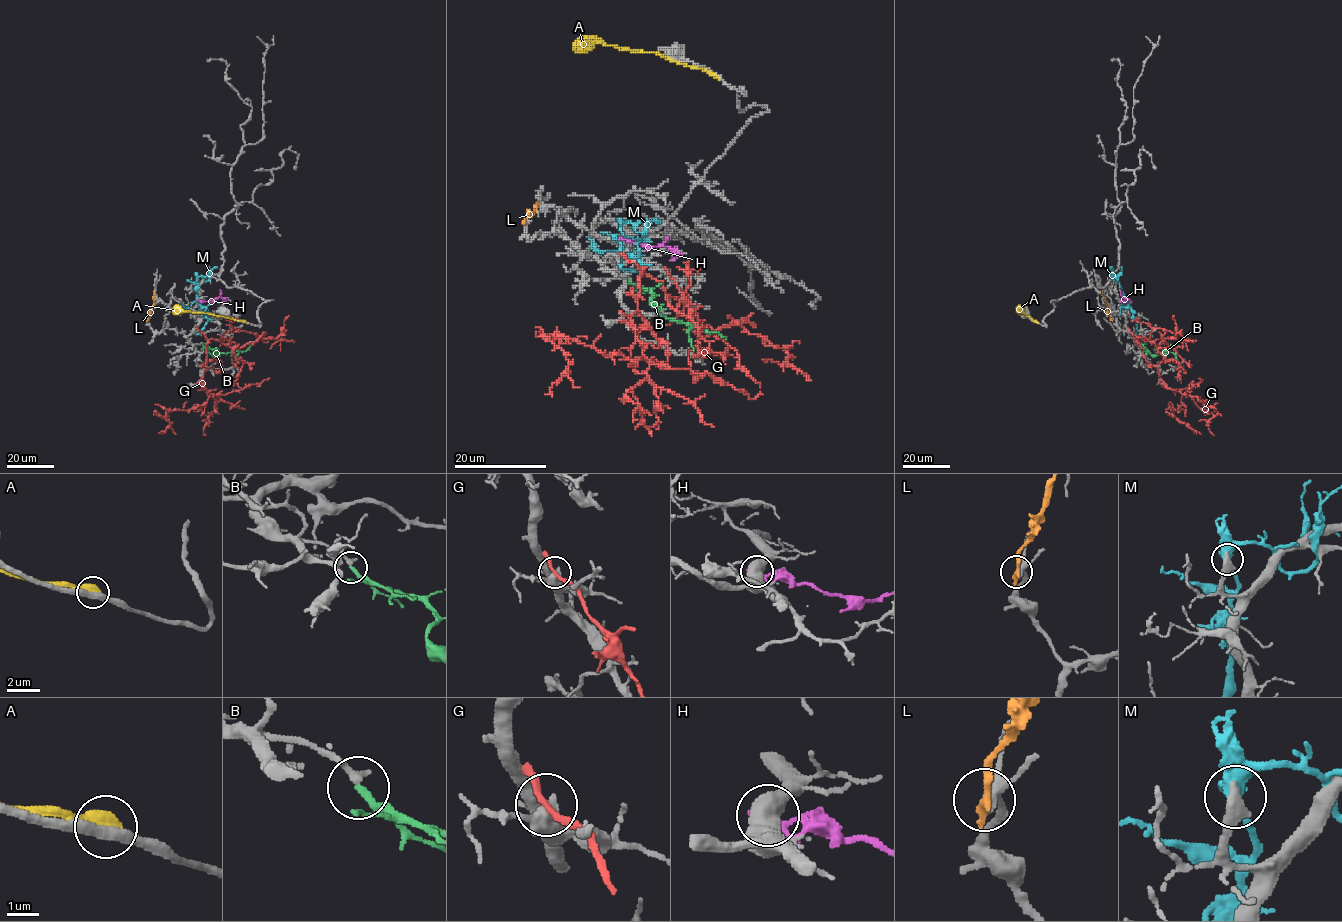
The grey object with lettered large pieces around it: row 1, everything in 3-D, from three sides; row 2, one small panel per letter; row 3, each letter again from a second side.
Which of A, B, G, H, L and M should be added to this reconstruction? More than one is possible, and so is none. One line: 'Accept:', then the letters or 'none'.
Accept: B

